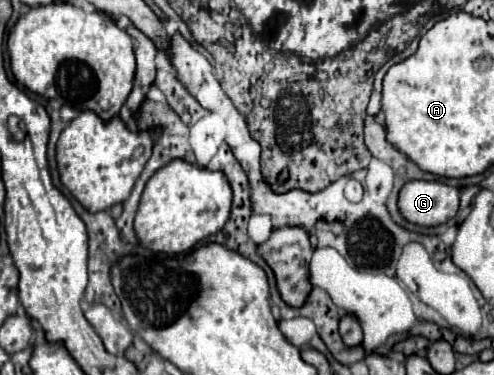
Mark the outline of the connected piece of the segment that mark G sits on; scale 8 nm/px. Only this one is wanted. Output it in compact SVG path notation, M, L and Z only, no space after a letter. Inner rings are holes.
M411 180L399 190L401 216L417 226L439 226L451 220L459 208L459 190L441 182Z

